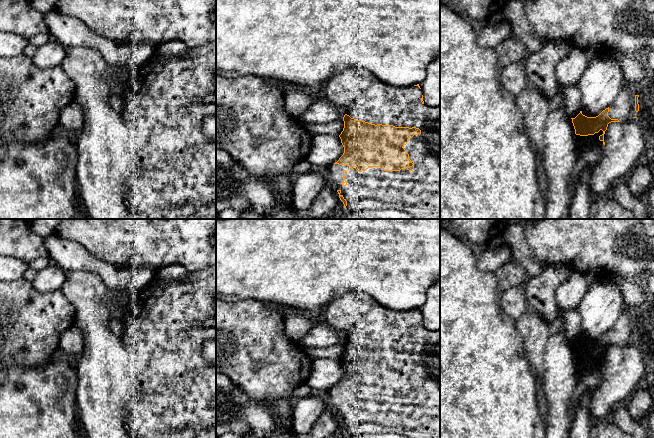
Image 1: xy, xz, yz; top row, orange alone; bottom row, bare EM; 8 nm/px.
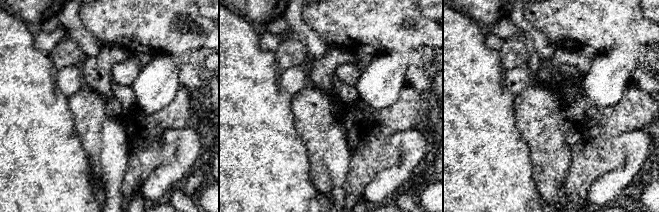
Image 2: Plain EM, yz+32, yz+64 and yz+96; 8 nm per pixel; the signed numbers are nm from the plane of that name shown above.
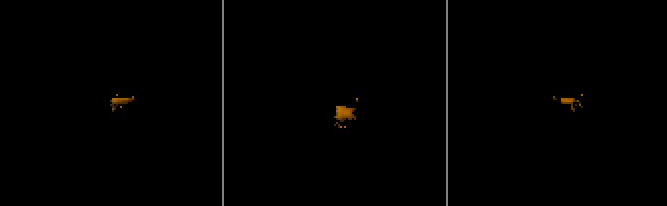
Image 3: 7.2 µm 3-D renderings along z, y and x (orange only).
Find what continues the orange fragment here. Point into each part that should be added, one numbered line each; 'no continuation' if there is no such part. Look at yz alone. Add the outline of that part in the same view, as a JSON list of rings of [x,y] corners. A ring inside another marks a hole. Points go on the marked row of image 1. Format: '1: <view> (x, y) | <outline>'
1: yz (590, 157) | [[[602,130],[594,134],[596,143],[591,148],[577,149],[577,158],[569,178],[569,181],[571,183],[572,194],[574,192],[575,185],[578,182],[583,170],[586,167],[589,167],[593,170],[597,166],[597,164],[601,162],[601,160],[603,159],[605,155],[604,144],[603,141],[599,140],[599,136],[602,134]]]

